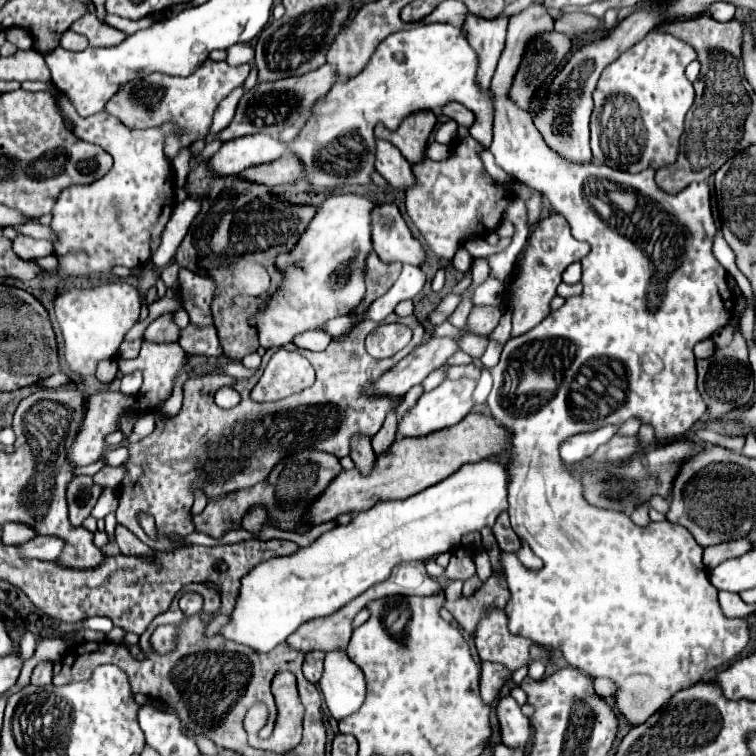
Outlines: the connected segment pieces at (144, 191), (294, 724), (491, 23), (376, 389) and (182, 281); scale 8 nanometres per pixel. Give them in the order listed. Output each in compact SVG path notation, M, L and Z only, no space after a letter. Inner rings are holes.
M58 94L58 104L64 118L72 124L74 134L84 142L98 144L110 152L114 166L104 178L86 186L68 186L58 194L50 222L56 236L52 244L58 268L54 274L40 278L40 286L48 294L56 294L68 280L94 274L104 276L116 266L132 270L150 262L176 204L174 174L164 154L164 144L168 136L184 134L176 122L166 122L160 128L130 130L106 112L82 118L66 94Z
M290 670L276 672L272 692L278 702L278 718L272 736L264 740L264 746L274 752L286 752L296 746L302 736L302 704L296 692L296 676Z
M468 14L464 20L464 32L470 38L474 50L478 50L482 62L478 70L478 82L482 82L482 86L490 86L498 58L504 50L506 26L508 26L508 16L504 14L494 20L484 20L480 16Z
M434 338L418 346L412 354L400 360L392 370L388 370L374 386L366 386L368 394L392 394L404 396L412 386L422 384L424 378L442 368L446 360L458 352L460 338Z
M186 268L180 270L178 284L184 298L184 308L190 314L190 322L198 326L212 324L212 300L216 292L216 284L210 278L198 276Z

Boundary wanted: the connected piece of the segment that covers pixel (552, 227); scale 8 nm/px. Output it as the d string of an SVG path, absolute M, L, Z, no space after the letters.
M550 210L550 214L530 232L528 248L524 254L522 272L516 278L516 292L514 292L514 312L512 312L512 336L526 334L534 326L538 326L550 314L550 302L556 296L556 288L562 282L562 272L572 264L582 260L590 252L590 244L578 242L570 234L568 220Z

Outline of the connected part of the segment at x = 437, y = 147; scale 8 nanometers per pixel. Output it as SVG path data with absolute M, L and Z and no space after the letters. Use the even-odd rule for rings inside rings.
M432 142L432 144L426 148L426 158L432 158L434 161L446 160L448 156L450 156L450 148L444 146L444 144Z

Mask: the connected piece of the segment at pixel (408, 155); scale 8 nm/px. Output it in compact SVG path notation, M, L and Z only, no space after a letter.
M420 110L402 120L398 130L388 130L384 124L376 126L376 136L392 142L402 156L410 162L416 164L424 160L424 148L426 140L436 124L436 116L430 110Z

